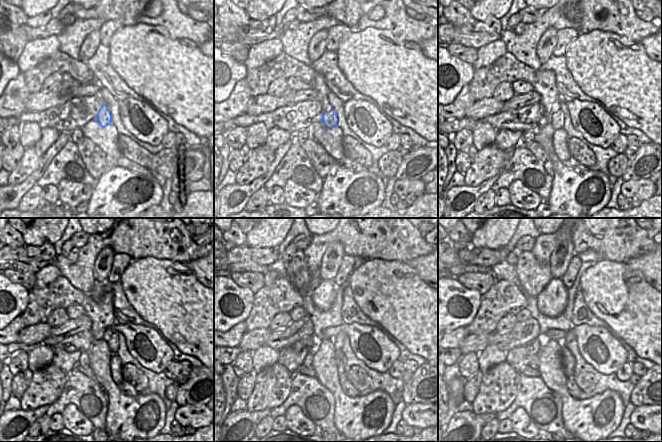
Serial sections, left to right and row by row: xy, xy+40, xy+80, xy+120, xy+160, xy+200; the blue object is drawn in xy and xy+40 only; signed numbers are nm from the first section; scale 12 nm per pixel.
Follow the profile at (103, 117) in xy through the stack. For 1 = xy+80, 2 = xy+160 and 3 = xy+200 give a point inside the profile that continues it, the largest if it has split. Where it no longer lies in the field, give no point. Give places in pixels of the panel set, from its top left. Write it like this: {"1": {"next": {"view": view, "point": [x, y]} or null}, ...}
{"1": {"next": {"view": "xy+80", "point": [557, 119]}}, "2": {"next": {"view": "xy+160", "point": [338, 340]}}, "3": {"next": {"view": "xy+200", "point": [570, 335]}}}

